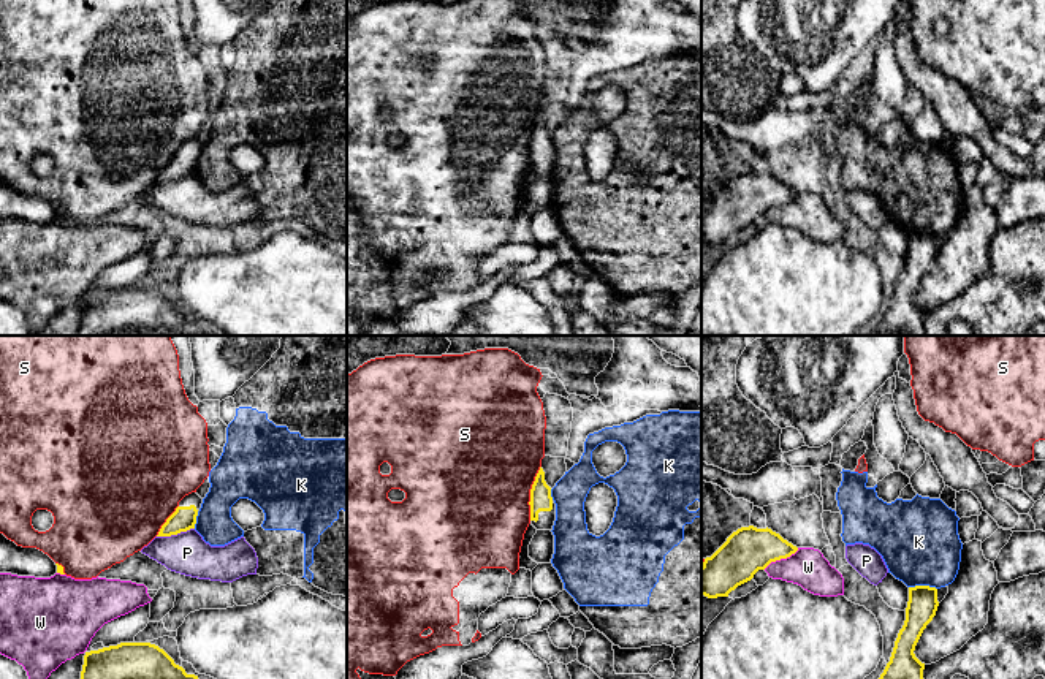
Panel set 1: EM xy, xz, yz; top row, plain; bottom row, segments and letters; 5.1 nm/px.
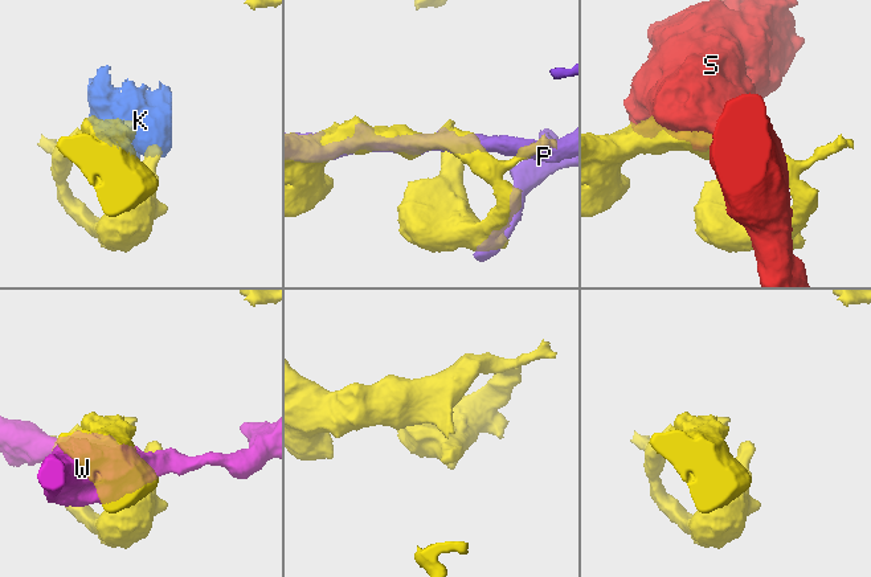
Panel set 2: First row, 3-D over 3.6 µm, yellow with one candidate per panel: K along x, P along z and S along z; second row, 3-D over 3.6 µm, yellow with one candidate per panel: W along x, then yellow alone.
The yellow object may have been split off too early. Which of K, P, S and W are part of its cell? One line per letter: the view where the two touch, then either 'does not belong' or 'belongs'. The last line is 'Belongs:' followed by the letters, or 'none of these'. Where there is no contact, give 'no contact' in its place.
K: yz | does not belong
P: xy | does not belong
S: xz | does not belong
W: yz | does not belong
Belongs: none of these

